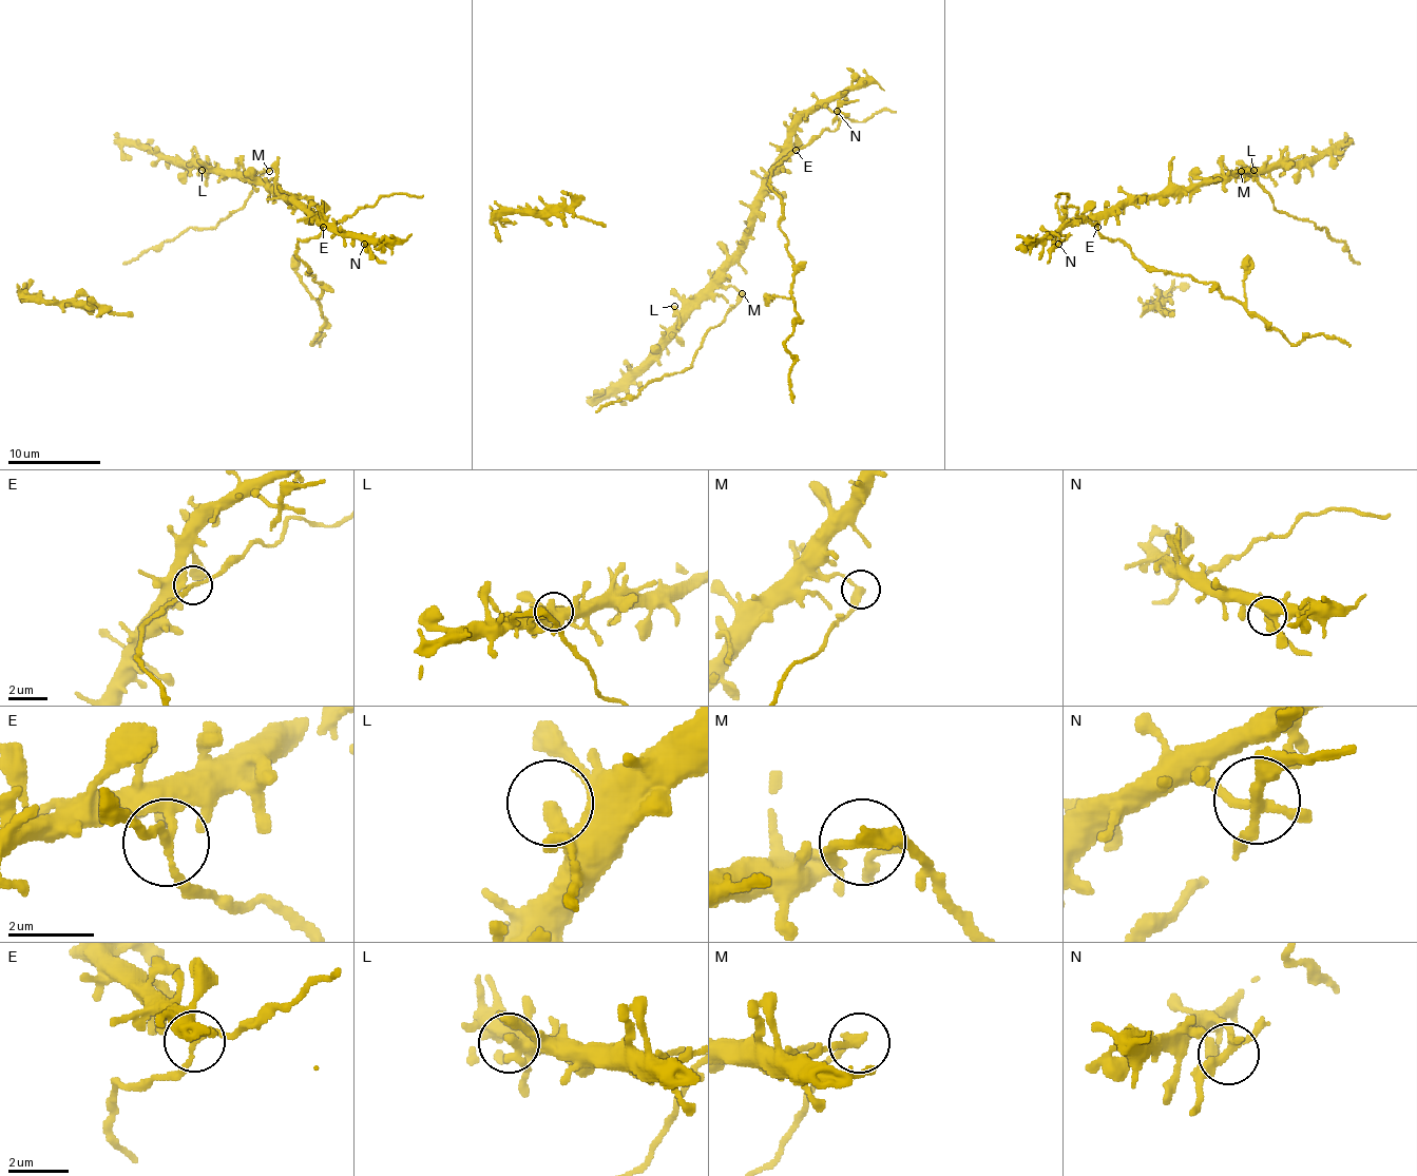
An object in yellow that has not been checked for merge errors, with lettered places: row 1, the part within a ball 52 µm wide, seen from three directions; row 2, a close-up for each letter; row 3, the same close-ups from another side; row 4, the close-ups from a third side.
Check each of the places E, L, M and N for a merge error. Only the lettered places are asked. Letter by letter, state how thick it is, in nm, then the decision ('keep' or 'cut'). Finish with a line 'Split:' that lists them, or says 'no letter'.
E: 160 nm thick; cut
L: 200 nm thick; keep
M: 280 nm thick; cut
N: 240 nm thick; keep
Split: E, M

